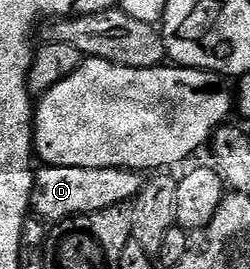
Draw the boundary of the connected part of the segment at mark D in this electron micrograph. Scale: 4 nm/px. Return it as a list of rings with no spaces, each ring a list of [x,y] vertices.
[[[44,165],[35,172],[32,181],[32,205],[30,211],[35,218],[44,220],[45,224],[63,223],[65,219],[72,219],[76,215],[93,215],[111,207],[131,204],[136,196],[139,195],[140,190],[144,188],[145,182],[145,176],[141,172],[127,171],[121,167],[74,169],[73,167],[50,167]]]

